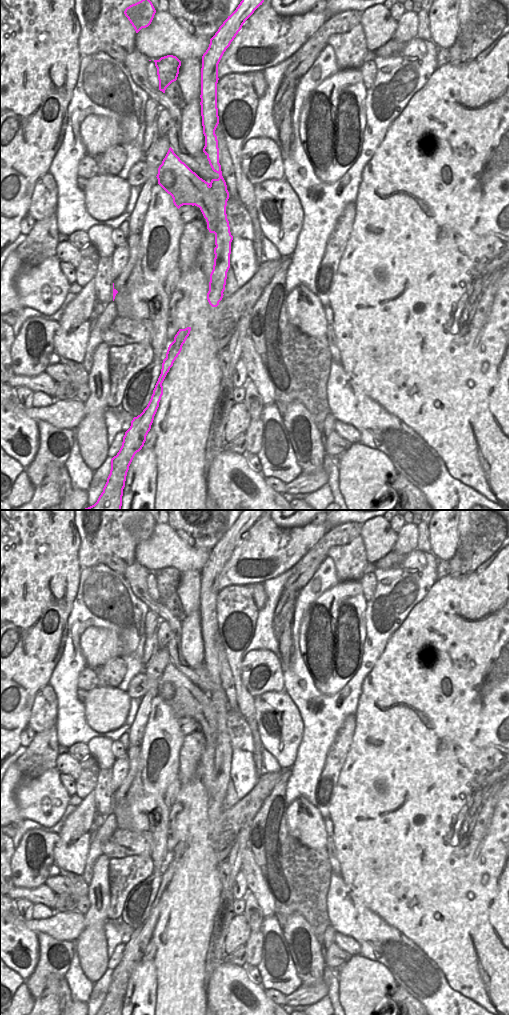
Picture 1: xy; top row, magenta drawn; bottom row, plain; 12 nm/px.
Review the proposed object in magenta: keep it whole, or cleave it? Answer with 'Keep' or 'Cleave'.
Cleave.

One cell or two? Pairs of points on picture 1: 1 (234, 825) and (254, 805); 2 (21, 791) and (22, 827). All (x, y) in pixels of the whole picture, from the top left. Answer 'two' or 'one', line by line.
1: one
2: two

